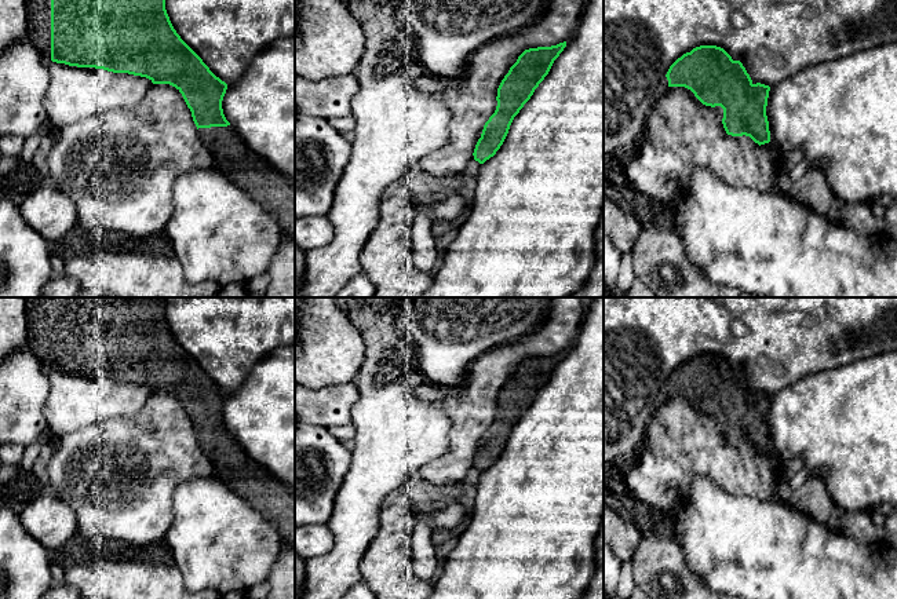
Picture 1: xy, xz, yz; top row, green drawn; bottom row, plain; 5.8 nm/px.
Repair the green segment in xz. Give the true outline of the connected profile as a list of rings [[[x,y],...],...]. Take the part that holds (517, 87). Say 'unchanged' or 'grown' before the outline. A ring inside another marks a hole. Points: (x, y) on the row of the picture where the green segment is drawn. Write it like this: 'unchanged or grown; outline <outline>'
unchanged; outline [[[566,41],[551,47],[529,48],[518,56],[497,88],[497,106],[475,145],[473,153],[475,161],[484,164],[496,154],[514,117],[530,99],[565,47]]]

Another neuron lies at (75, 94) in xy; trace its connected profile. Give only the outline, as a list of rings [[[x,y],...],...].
[[[52,62],[44,98],[48,128],[55,131],[101,113],[136,106],[153,84],[128,73]]]

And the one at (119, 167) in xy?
[[[152,84],[143,99],[130,109],[114,109],[54,131],[55,143],[48,154],[48,179],[76,205],[77,223],[87,230],[112,235],[143,238],[164,230],[172,215],[174,182],[192,169],[214,165],[214,158],[198,135],[192,112],[179,90]]]

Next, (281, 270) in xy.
[[[282,234],[266,274],[270,277],[266,297],[295,297],[295,238]]]

